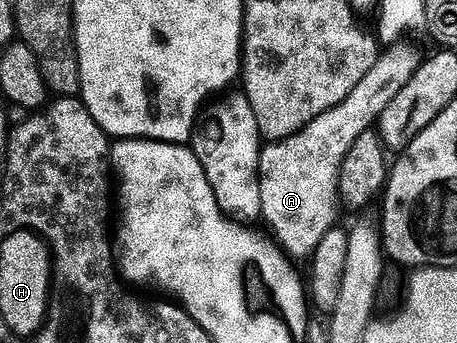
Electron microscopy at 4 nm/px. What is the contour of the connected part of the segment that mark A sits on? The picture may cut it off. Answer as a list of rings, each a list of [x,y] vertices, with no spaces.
[[[392,46],[388,50],[391,51],[388,55],[387,52],[380,54],[373,69],[369,69],[365,81],[361,81],[361,85],[357,85],[357,89],[353,89],[353,93],[349,93],[349,97],[345,97],[341,105],[329,109],[329,113],[321,113],[321,117],[314,119],[308,127],[301,129],[293,137],[268,142],[262,148],[259,167],[263,211],[261,219],[262,222],[267,222],[266,230],[273,236],[274,242],[292,260],[310,260],[317,245],[321,245],[321,237],[325,237],[325,233],[332,231],[340,222],[340,171],[346,155],[363,133],[372,130],[378,124],[379,115],[385,113],[385,105],[389,105],[389,101],[393,101],[393,97],[397,97],[399,90],[411,80],[418,64],[419,59],[407,55],[406,49],[401,46]]]

